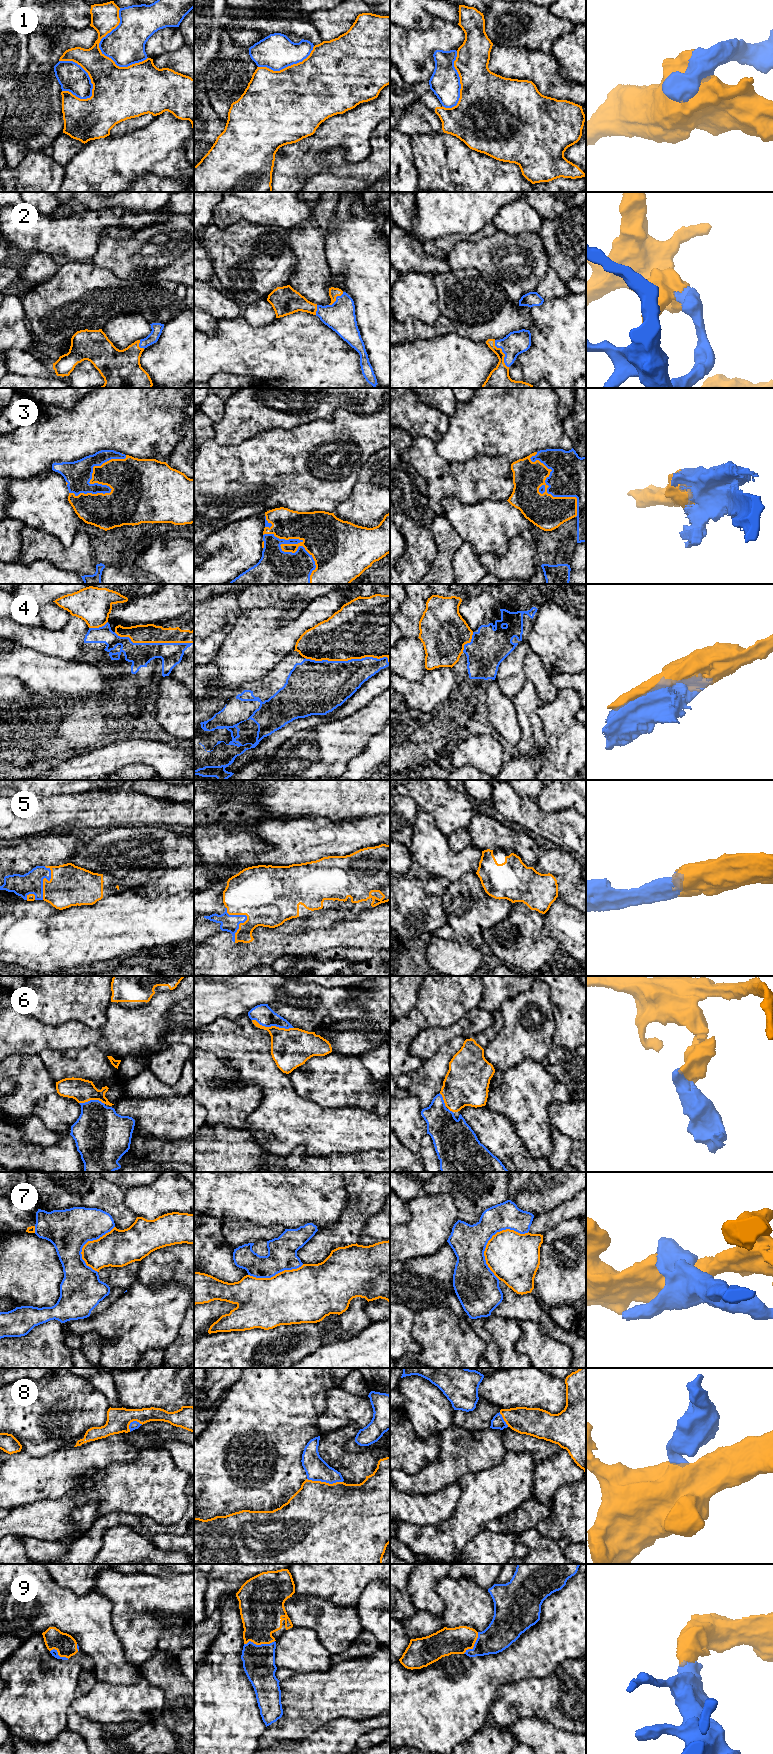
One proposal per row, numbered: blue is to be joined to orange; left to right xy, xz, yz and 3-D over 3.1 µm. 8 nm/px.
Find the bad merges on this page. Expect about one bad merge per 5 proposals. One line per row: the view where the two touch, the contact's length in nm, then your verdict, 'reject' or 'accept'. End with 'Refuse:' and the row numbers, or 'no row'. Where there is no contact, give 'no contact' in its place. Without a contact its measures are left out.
1: contact in xy; length 480 nm; reject
2: contact in yz; length 260 nm; accept
3: contact in xz; length 550 nm; accept
4: contact in xz; length 700 nm; reject
5: contact in xz; length 280 nm; accept
6: contact in xz; length 340 nm; accept
7: contact in yz; length 460 nm; reject
8: contact in xz; length 280 nm; accept
9: contact in xz; length 260 nm; accept
Refuse: 1, 4, 7

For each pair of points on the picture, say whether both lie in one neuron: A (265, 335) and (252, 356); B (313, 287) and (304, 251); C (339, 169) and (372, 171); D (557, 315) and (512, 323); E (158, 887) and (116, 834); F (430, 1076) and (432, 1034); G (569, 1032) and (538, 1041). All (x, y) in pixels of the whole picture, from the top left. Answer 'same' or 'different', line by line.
A: same
B: same
C: same
D: different
E: same
F: different
G: different

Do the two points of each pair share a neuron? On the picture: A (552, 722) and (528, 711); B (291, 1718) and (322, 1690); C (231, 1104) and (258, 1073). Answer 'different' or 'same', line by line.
A: different
B: same
C: different

